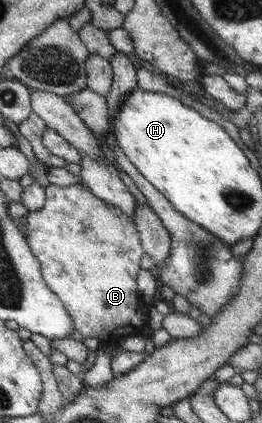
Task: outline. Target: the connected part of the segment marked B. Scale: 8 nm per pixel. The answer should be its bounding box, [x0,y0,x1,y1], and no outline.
[26,182,145,345]

